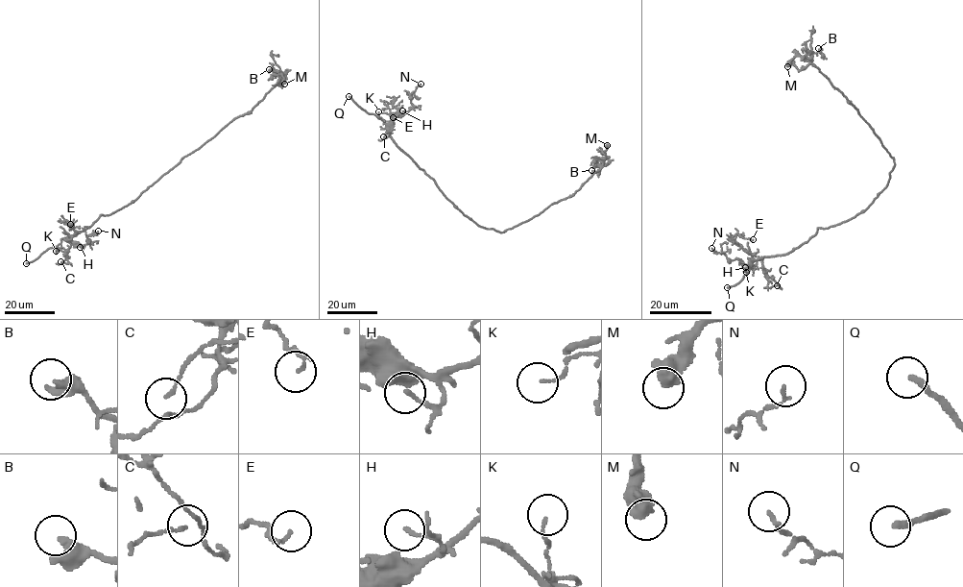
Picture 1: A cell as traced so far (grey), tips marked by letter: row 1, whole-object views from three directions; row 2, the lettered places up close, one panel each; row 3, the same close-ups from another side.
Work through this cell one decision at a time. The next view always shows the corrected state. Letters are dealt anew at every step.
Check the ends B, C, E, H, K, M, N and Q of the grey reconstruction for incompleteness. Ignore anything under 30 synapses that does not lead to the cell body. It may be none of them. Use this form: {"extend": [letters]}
{"extend": ["Q"]}

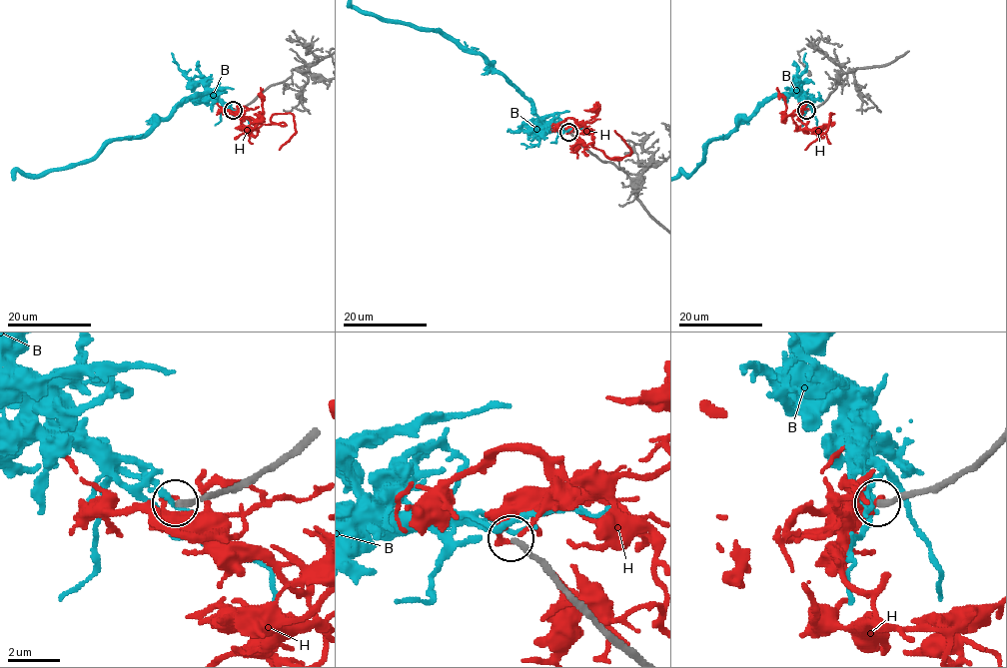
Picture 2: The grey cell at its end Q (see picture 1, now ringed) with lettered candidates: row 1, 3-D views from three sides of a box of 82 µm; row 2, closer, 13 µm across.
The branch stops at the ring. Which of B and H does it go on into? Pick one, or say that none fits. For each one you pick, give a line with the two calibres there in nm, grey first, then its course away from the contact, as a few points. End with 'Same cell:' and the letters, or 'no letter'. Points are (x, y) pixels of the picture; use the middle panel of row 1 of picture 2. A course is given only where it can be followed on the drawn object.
Same cell: no letter

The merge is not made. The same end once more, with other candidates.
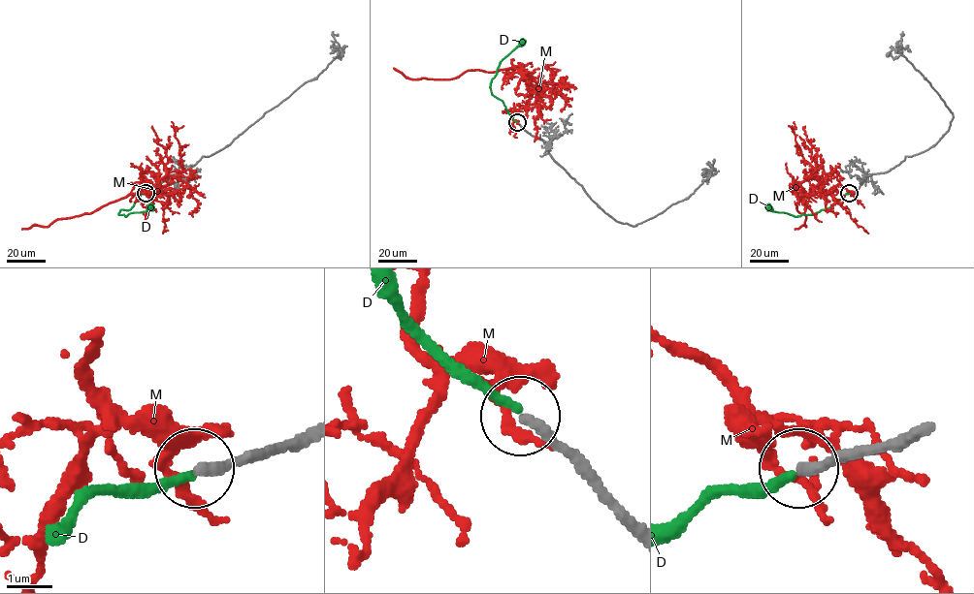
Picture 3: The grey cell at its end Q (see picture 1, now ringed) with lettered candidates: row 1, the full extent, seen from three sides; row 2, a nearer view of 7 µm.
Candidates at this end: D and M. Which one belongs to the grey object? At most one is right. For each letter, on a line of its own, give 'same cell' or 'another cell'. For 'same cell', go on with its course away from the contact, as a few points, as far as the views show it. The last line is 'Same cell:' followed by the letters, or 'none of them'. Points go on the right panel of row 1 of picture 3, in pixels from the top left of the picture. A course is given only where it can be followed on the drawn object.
D: same cell | via (849, 193), (827, 209), (813, 214), (795, 216), (773, 211), (768, 206)
M: another cell
Same cell: D

